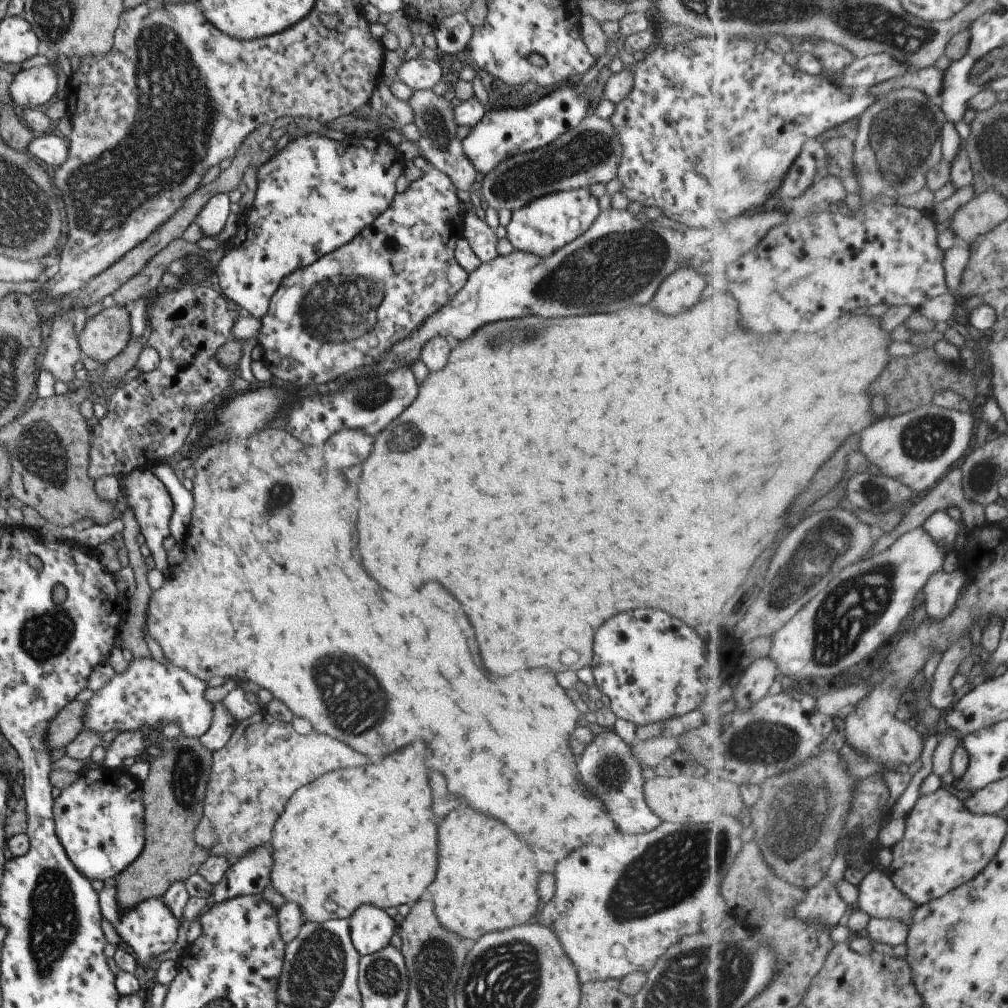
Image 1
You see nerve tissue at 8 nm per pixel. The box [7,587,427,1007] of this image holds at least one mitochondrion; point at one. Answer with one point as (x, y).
(54, 925)

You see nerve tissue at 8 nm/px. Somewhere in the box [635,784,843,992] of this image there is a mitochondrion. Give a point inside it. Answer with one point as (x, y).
(791, 938)

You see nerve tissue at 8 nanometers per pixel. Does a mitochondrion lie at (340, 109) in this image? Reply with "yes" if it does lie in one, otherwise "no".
no

